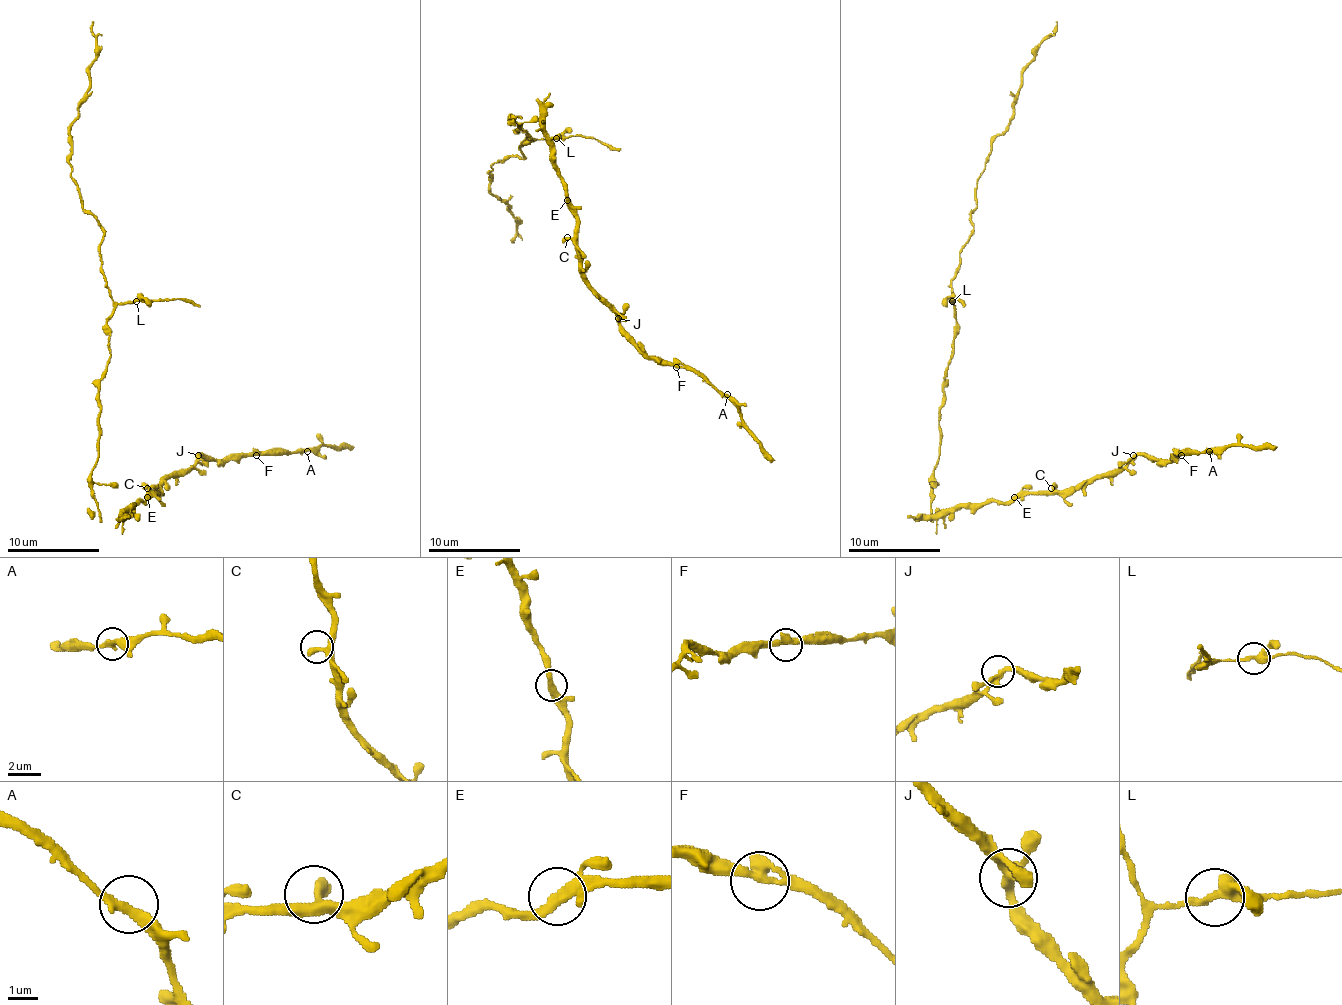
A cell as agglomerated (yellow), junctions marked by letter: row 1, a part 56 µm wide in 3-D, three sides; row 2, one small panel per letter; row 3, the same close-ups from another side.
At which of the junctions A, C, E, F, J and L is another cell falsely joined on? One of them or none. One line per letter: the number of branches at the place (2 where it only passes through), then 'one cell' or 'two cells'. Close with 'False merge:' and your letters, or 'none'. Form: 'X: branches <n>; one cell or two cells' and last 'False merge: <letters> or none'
A: branches 2; one cell
C: branches 2; one cell
E: branches 3; one cell
F: branches 2; one cell
J: branches 3; one cell
L: branches 3; two cells
False merge: L

